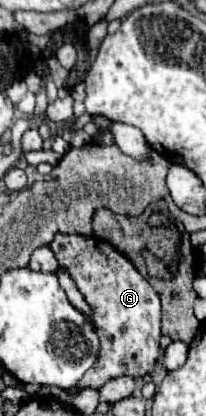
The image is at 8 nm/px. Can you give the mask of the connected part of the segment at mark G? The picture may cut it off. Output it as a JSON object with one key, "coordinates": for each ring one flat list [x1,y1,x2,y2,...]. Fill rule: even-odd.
{"coordinates":[[56,234,48,246,54,252,60,268,64,268,70,274,76,288,82,292,84,300,92,308,92,316,96,322,98,338,100,338,100,358,98,358,96,366,92,370,88,370,88,374,84,374,84,378,78,382,76,388,72,388,72,392,76,392,78,388,84,388,84,386,102,388,102,384,108,382,110,378,124,376,124,374,134,376,134,378,152,374,154,364,160,356,160,336,162,334,160,334,160,298,154,292,154,288,150,286,150,282,134,268,134,264,122,252,118,252,112,244,108,244,96,236]]}

